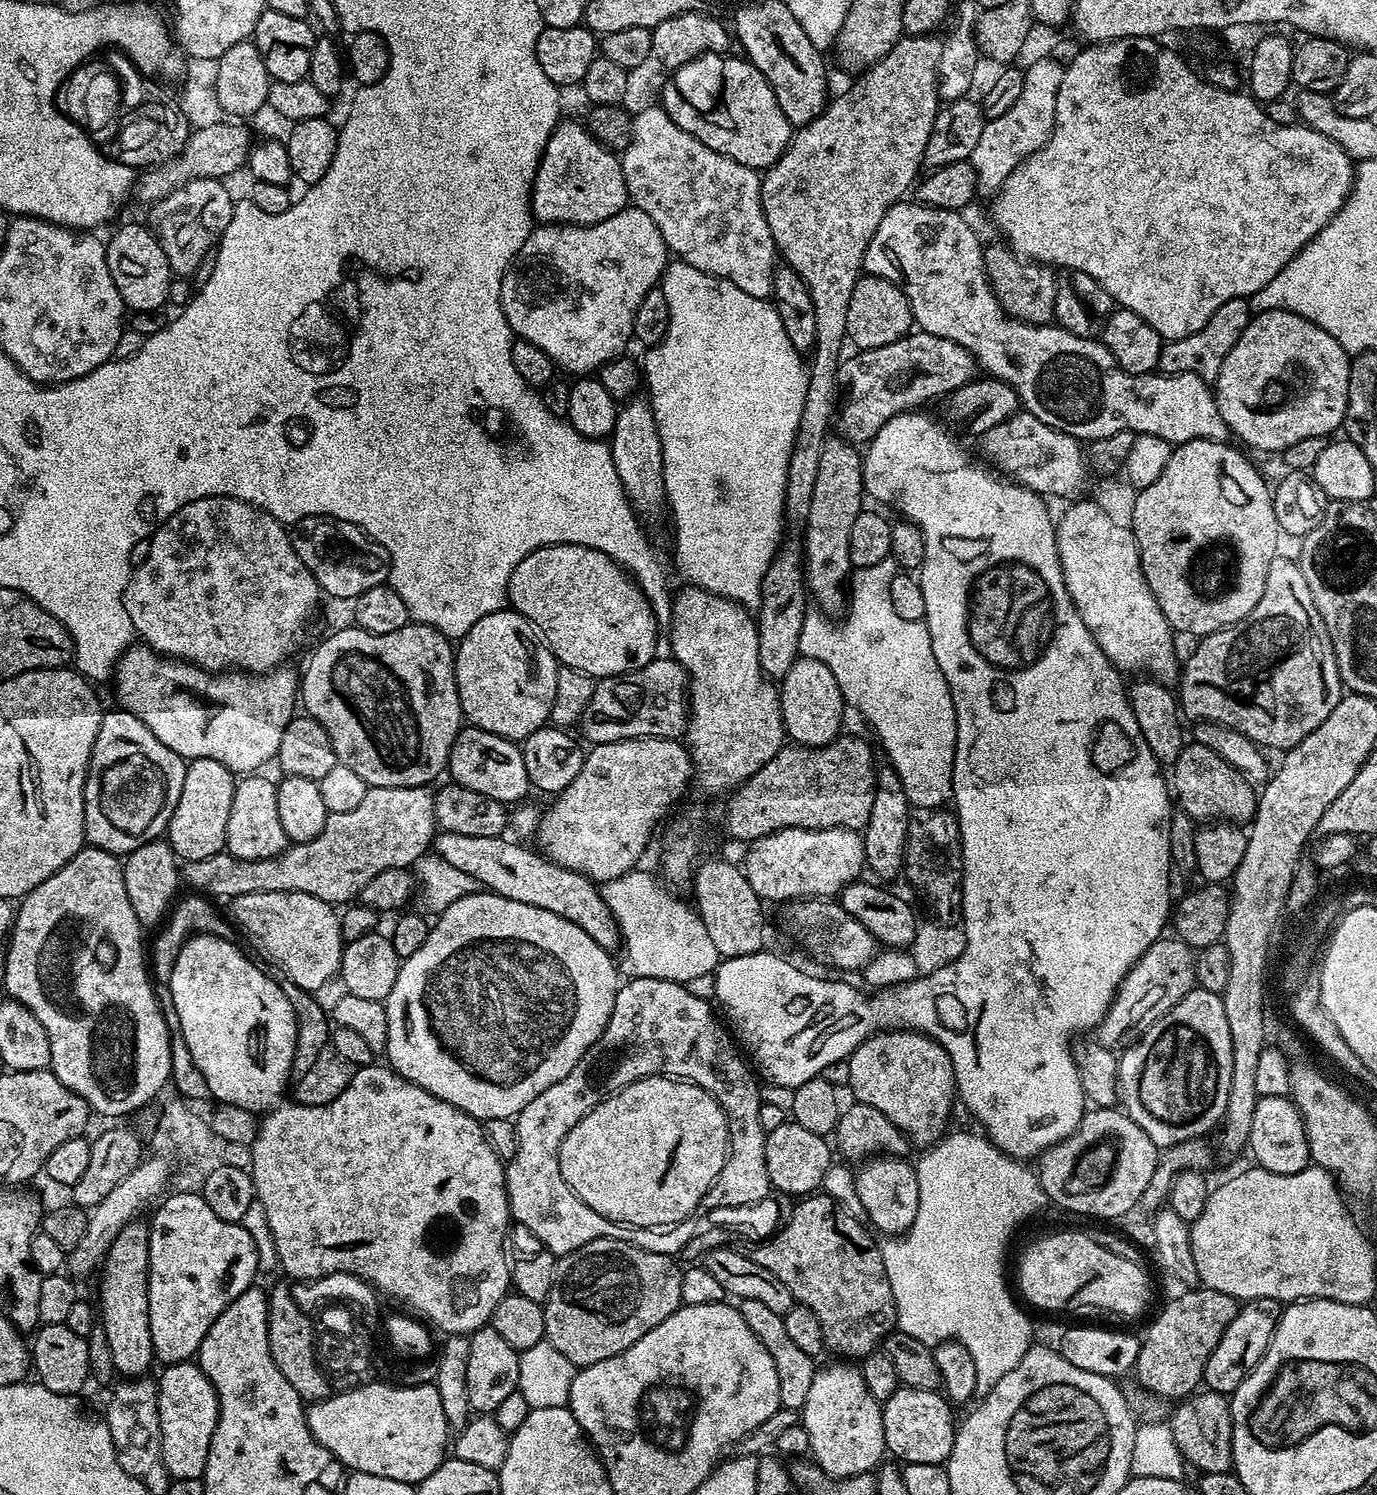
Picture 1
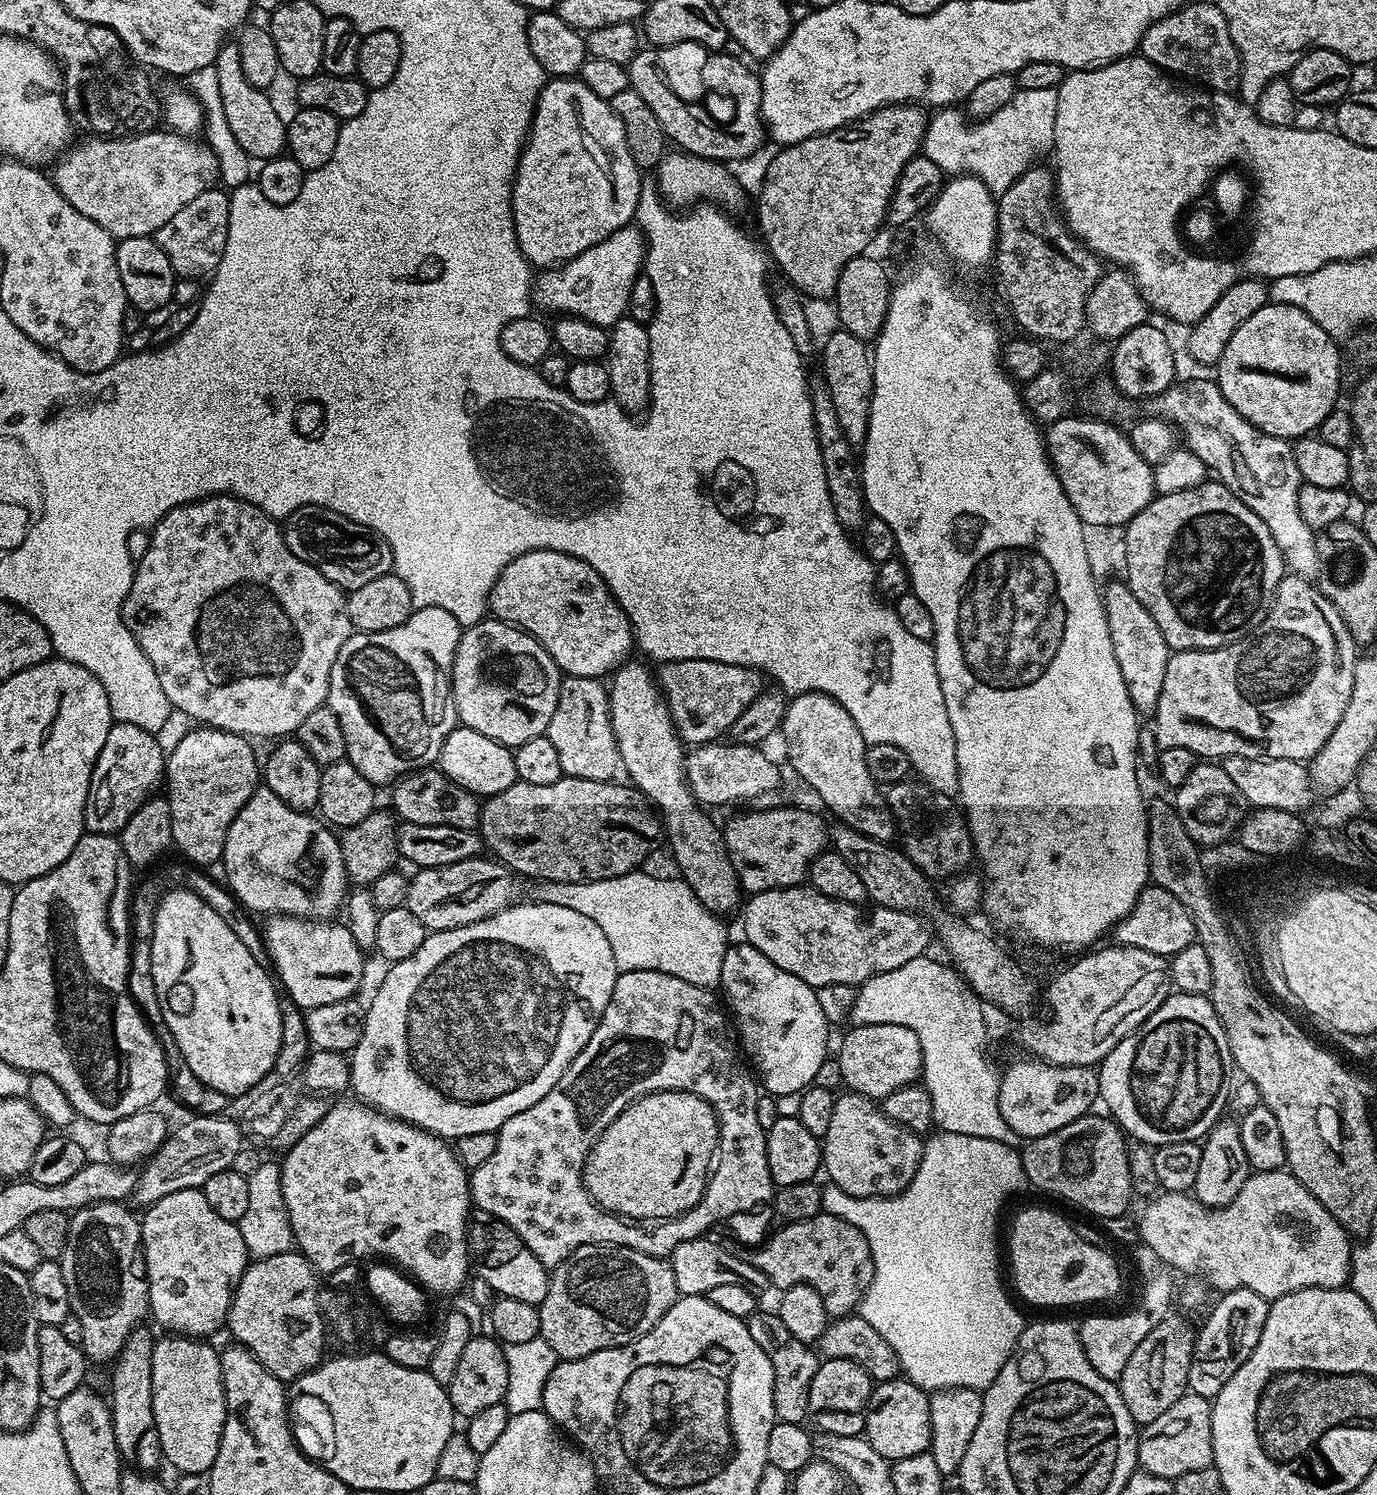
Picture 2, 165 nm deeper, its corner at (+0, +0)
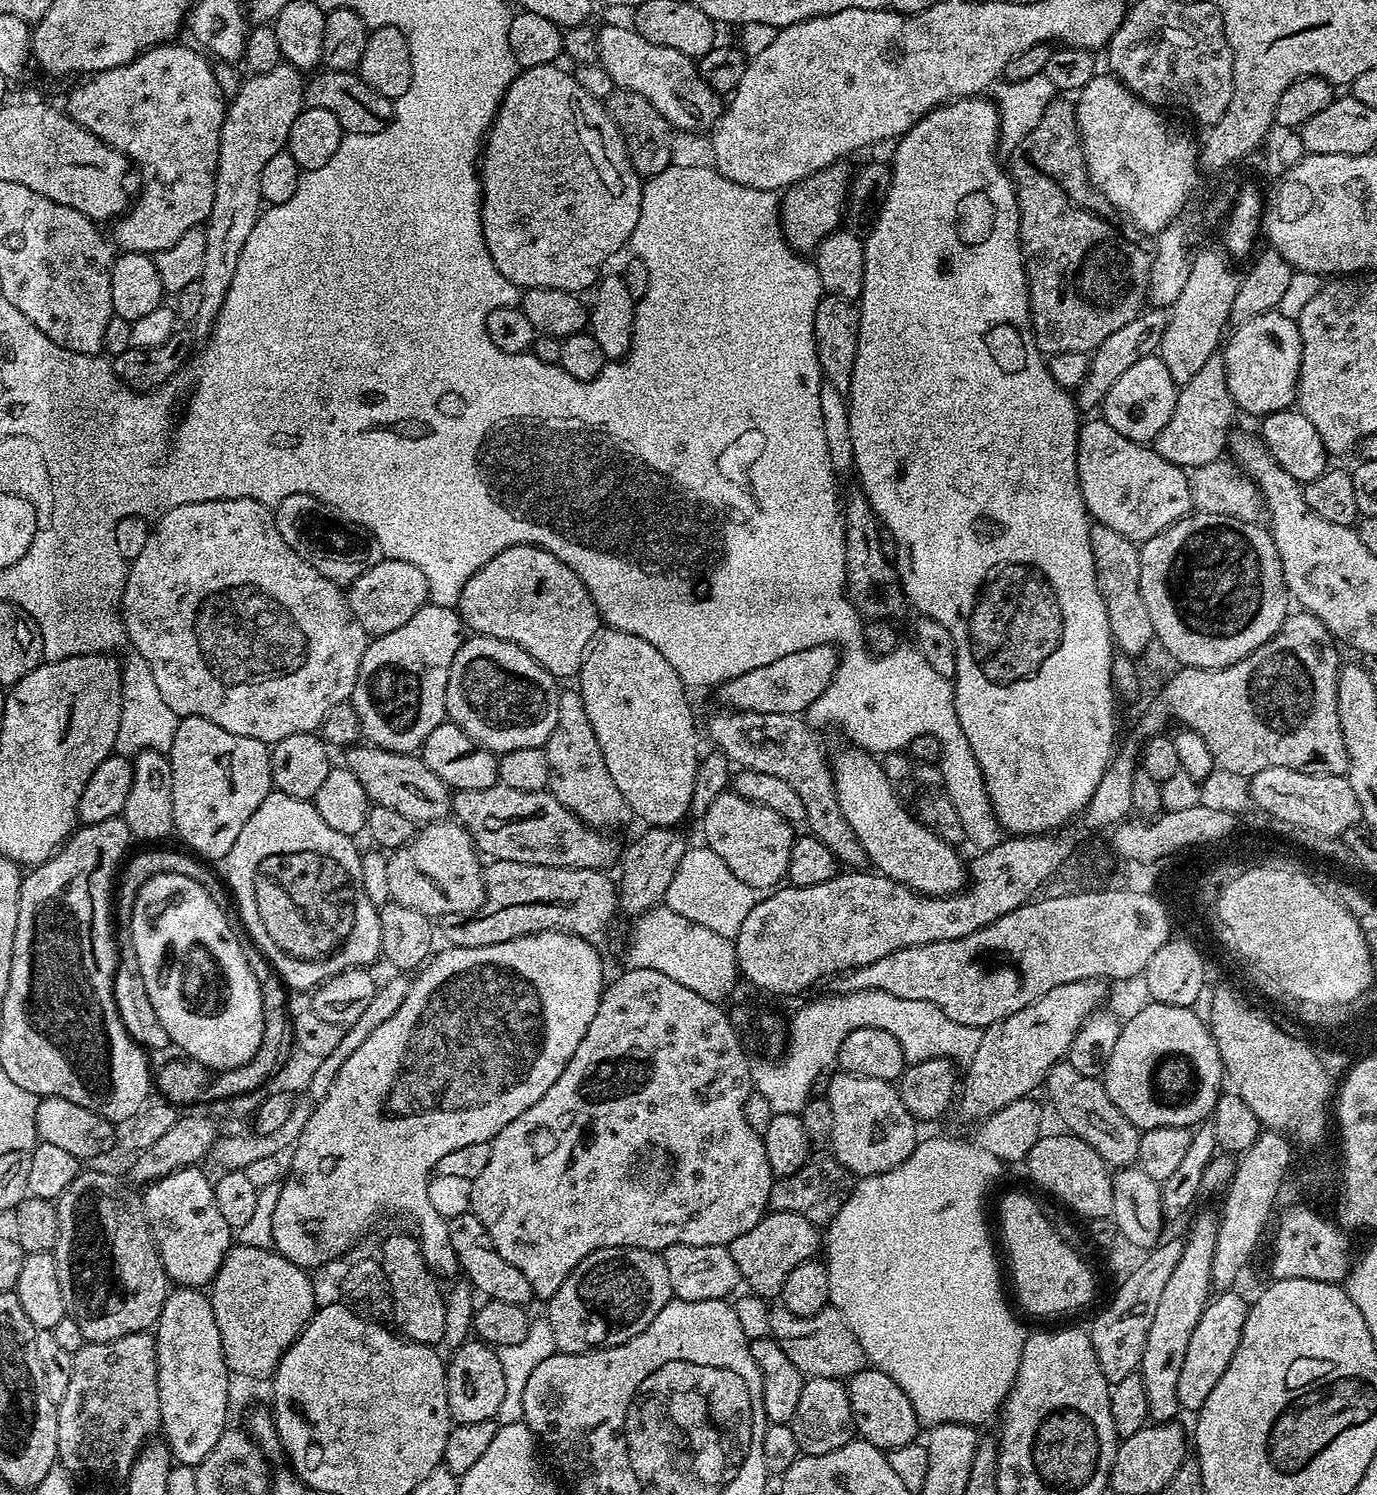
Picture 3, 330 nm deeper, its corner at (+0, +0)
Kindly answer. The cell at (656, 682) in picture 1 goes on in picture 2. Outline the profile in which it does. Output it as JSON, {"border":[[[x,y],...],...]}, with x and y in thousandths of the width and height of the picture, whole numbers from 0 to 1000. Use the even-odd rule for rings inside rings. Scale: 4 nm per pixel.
{"border":[[[496,441],[492,444],[479,444],[478,447],[478,457],[484,466],[485,476],[491,484],[494,494],[500,499],[522,496],[536,482],[537,478],[553,464],[556,460],[554,454],[556,455],[556,453],[550,447],[515,441]]]}

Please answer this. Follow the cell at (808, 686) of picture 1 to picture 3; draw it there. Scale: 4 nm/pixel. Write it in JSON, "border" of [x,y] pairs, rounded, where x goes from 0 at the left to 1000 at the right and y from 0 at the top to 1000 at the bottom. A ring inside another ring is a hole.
{"border":[[[624,499],[618,500],[613,500],[607,506],[603,506],[604,525],[607,527],[609,539],[614,550],[617,550],[617,555],[620,555],[623,563],[626,563],[633,580],[638,585],[646,586],[647,589],[657,591],[663,597],[670,597],[672,599],[691,599],[692,597],[698,596],[702,591],[702,578],[701,576],[700,578],[697,576],[697,573],[694,571],[696,569],[662,546],[662,544],[654,538],[653,532],[646,526],[641,510],[634,504],[629,503]]]}

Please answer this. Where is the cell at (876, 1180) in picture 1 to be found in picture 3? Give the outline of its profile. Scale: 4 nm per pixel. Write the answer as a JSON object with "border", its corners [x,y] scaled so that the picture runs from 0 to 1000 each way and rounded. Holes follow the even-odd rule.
{"border":[[[618,717],[605,719],[601,736],[606,742],[603,773],[619,787],[637,787],[649,783],[664,772],[667,765],[667,750],[655,740],[651,726],[644,722],[619,720]]]}

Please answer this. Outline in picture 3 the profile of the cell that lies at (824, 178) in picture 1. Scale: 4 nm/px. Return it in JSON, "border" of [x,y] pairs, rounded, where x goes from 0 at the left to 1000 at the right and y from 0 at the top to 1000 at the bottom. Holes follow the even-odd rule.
{"border":[[[608,108],[594,114],[569,126],[566,138],[566,150],[572,163],[580,170],[590,170],[595,163],[611,152],[614,144],[617,112],[615,109]],[[611,147],[611,150],[610,150]]]}

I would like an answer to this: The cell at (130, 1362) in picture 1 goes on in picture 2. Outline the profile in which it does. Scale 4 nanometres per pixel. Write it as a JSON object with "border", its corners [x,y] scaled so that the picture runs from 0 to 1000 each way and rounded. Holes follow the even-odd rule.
{"border":[[[107,888],[99,888],[92,895],[92,900],[85,906],[81,917],[81,934],[80,940],[82,948],[83,963],[87,971],[88,977],[93,977],[97,983],[105,986],[113,985],[113,981],[118,979],[118,972],[116,970],[116,963],[112,951],[112,930],[110,929],[110,914],[112,914],[112,894],[107,891]]]}

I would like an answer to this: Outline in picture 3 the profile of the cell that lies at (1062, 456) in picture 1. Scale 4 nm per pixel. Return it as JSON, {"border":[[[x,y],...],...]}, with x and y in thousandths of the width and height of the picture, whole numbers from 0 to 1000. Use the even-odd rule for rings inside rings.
{"border":[[[801,280],[790,282],[788,280],[785,283],[784,290],[781,291],[781,308],[786,333],[790,339],[791,346],[795,350],[806,352],[806,355],[812,355],[812,357],[823,363],[838,360],[838,357],[846,356],[850,351],[866,342],[866,328],[863,324],[863,316],[853,309],[844,306],[839,299],[818,293]]]}

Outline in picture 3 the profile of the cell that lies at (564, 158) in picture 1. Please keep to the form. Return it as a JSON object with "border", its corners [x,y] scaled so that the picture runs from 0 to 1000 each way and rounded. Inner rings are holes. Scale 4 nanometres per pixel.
{"border":[[[399,42],[375,47],[374,52],[366,62],[363,73],[361,74],[360,79],[353,89],[353,104],[350,107],[349,119],[350,126],[349,148],[351,152],[353,165],[357,172],[360,173],[362,181],[365,181],[365,183],[367,183],[367,186],[370,189],[373,189],[375,193],[378,194],[402,193],[421,197],[423,196],[423,193],[429,193],[434,189],[437,182],[435,177],[440,176],[452,163],[454,165],[458,161],[460,151],[463,151],[463,143],[466,138],[468,126],[466,119],[460,114],[459,107],[456,105],[456,99],[453,97],[453,90],[450,89],[446,79],[442,76],[439,68],[435,64],[423,60],[423,58],[418,54],[418,50],[415,47],[409,48],[408,46],[404,45],[407,44]]]}

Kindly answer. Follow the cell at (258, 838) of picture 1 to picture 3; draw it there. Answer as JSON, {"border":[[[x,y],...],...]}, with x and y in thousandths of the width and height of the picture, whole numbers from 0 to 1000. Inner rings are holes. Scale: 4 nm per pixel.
{"border":[[[198,528],[182,544],[170,566],[167,566],[164,591],[168,599],[171,599],[176,620],[210,662],[229,662],[253,647],[270,646],[277,639],[276,611],[274,605],[264,599],[263,570],[256,565],[256,560],[245,558],[234,550],[227,535],[211,534],[211,531]]]}

